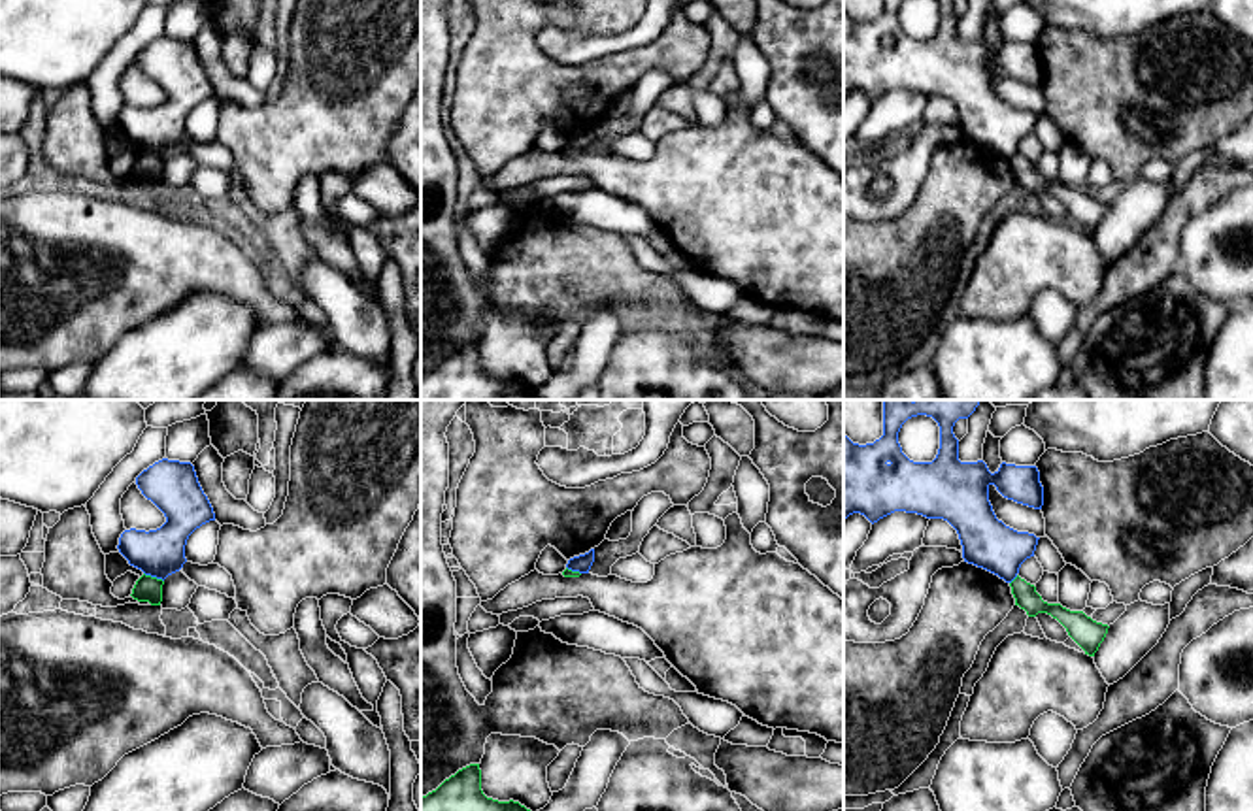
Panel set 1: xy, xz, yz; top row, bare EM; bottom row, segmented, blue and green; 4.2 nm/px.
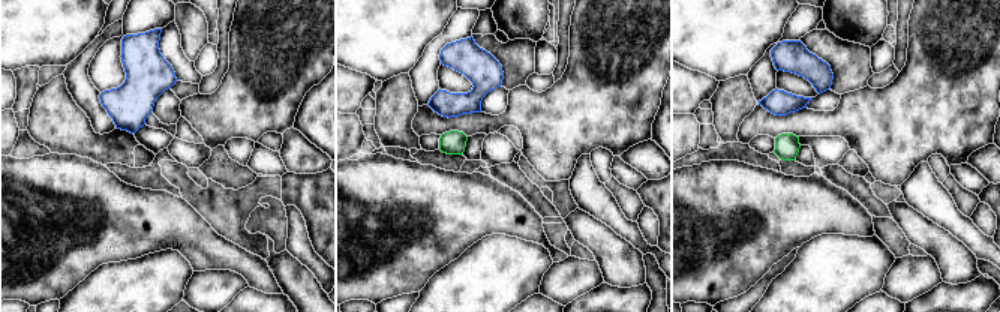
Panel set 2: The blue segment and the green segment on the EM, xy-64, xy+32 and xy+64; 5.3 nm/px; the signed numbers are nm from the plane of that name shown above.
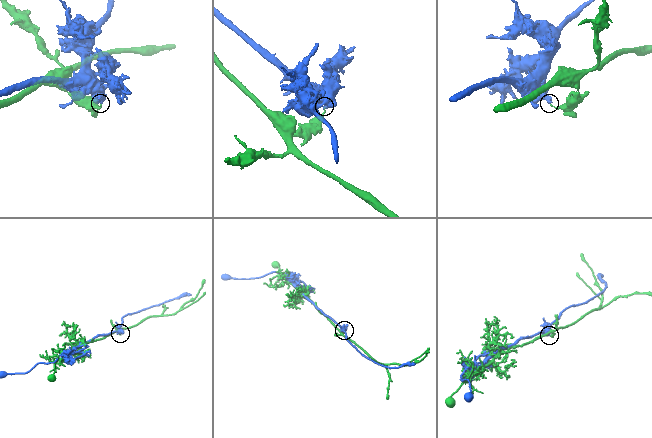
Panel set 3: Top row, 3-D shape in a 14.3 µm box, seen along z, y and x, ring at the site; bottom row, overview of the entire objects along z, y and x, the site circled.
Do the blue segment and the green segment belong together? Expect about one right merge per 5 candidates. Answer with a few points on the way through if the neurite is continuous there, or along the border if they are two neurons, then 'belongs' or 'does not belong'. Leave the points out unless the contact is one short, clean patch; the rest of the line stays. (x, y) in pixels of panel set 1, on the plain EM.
along xy (144, 149), (163, 159) | does not belong

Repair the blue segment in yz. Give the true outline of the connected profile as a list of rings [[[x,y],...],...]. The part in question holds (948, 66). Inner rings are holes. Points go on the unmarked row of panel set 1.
[[[883,0],[883,13],[866,23],[853,21],[844,9],[844,98],[853,91],[860,91],[874,102],[894,89],[944,96],[959,111],[964,140],[1011,160],[1021,141],[1034,134],[1040,115],[1028,109],[1017,109],[998,98],[989,79],[989,64],[994,62],[1008,77],[1042,87],[1044,64],[1038,45],[1002,40],[991,51],[983,38],[961,40],[959,17],[953,11],[955,0],[938,0],[940,26],[932,40],[913,40],[902,30],[898,21],[902,2]]]

